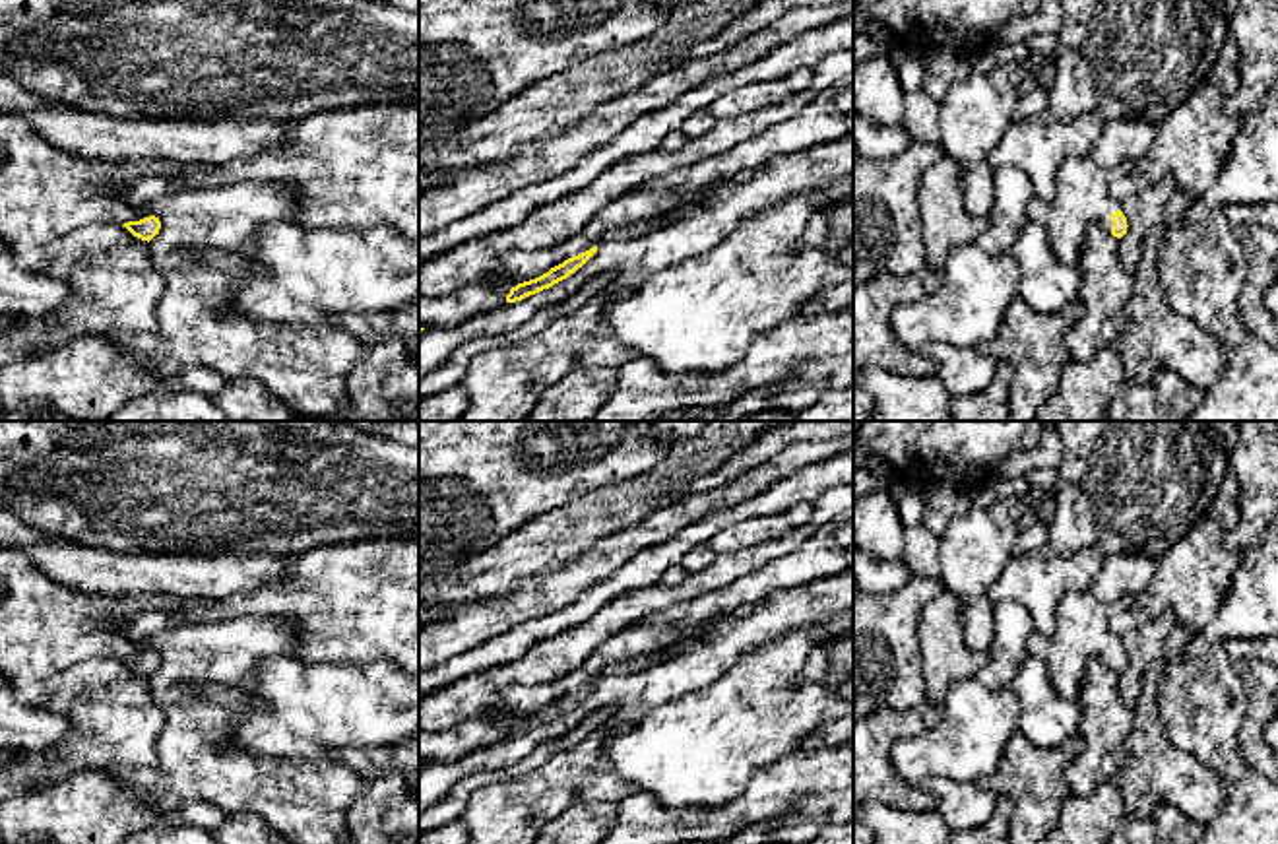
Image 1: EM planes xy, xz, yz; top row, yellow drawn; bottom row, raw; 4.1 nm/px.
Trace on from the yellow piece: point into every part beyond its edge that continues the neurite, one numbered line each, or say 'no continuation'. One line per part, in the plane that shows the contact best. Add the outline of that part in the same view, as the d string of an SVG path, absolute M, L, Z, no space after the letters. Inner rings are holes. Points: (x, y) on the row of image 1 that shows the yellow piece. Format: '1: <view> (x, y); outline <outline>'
1: yz (1083, 198); outline M1090 155L1070 157L1061 165L1057 194L1049 202L1034 198L1028 204L1028 217L1047 231L1059 262L1076 264L1090 225L1111 233L1111 215L1121 210L1109 192L1113 179L1111 169Z

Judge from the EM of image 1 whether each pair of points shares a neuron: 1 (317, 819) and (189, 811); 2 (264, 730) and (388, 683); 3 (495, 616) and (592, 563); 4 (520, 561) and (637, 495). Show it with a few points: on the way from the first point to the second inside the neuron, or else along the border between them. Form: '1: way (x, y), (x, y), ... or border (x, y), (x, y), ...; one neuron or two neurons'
1: border (185, 802), (208, 802), (231, 813); two neurons
2: way (295, 709), (357, 705); one neuron
3: way (518, 604), (551, 592), (569, 581); one neuron
4: way (549, 540), (607, 511); one neuron

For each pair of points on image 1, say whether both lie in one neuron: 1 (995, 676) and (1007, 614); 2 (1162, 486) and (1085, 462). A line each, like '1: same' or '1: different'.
1: same
2: same

